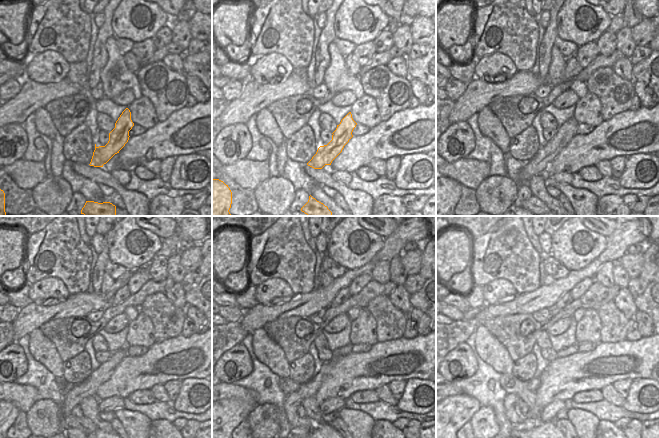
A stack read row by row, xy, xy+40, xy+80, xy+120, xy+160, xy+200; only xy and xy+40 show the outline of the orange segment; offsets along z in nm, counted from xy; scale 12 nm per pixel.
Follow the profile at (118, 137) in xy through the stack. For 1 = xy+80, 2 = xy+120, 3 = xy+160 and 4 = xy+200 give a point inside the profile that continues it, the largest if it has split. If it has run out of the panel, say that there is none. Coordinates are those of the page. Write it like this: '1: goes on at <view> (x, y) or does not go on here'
1: goes on at xy+80 (536, 166)
2: goes on at xy+120 (88, 388)
3: goes on at xy+160 (292, 401)
4: goes on at xy+200 (511, 401)

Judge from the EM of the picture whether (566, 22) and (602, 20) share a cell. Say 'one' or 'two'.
one

